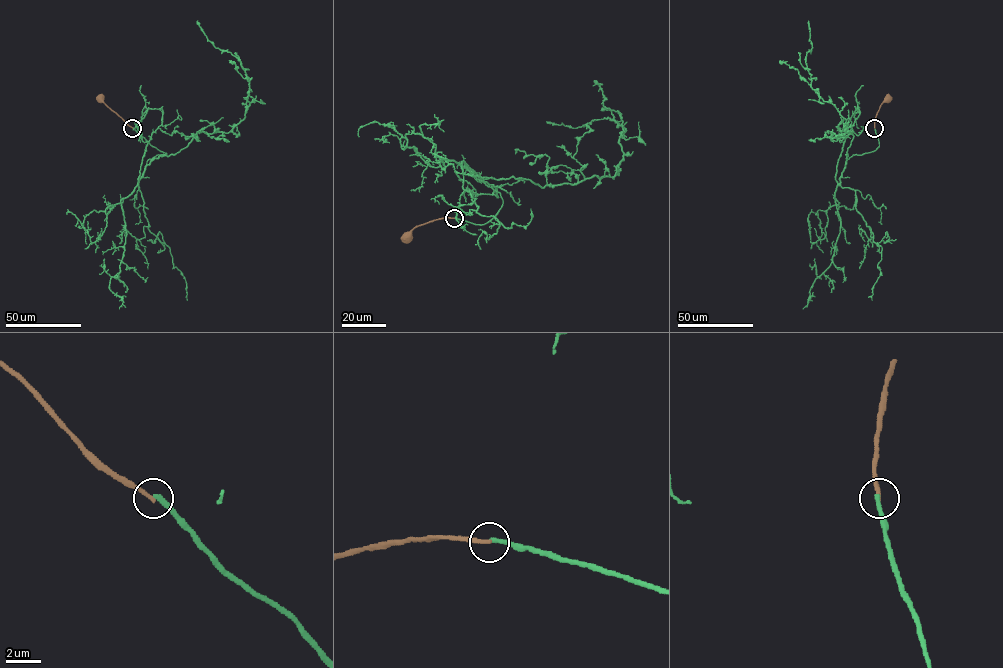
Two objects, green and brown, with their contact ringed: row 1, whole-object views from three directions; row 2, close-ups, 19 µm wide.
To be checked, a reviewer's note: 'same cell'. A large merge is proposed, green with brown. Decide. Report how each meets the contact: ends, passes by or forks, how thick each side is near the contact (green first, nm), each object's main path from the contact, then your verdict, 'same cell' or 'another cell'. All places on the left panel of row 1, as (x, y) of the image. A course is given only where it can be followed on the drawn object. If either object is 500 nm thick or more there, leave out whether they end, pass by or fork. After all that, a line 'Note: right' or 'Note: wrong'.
green ends | brown ends | 280/240 nm | green via (132, 128), (166, 154), (148, 164), (178, 152), (200, 131), (228, 133), (245, 117), (249, 78), (197, 20) | brown via (132, 128), (99, 99) | another cell
Note: wrong

